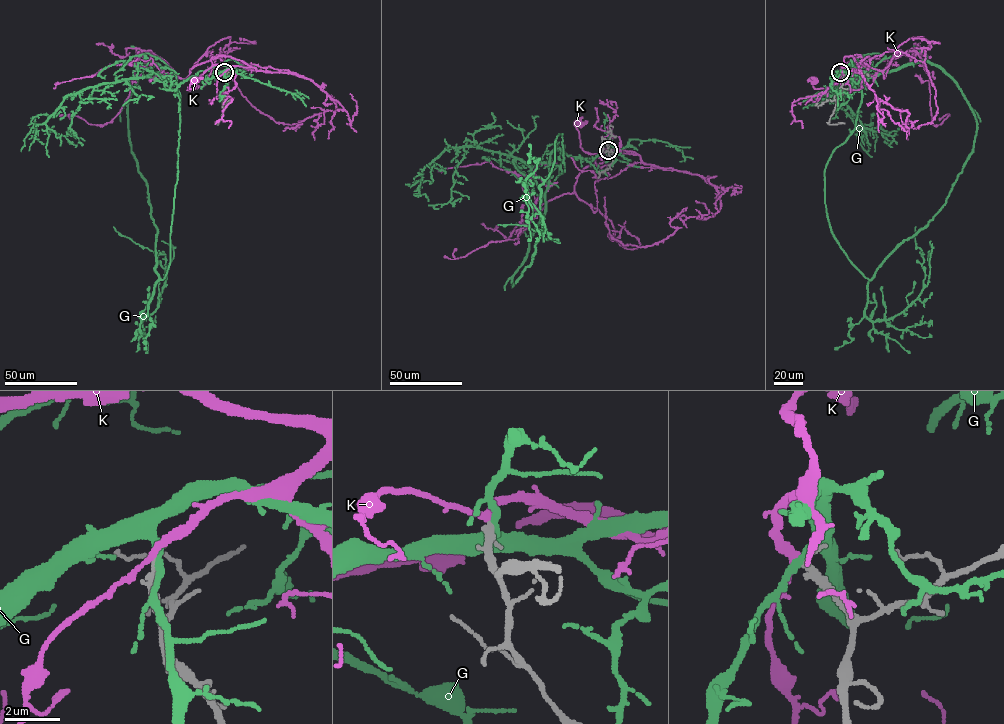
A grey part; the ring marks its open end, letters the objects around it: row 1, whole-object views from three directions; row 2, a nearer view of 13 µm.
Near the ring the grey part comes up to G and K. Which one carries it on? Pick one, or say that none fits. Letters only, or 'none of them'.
K

